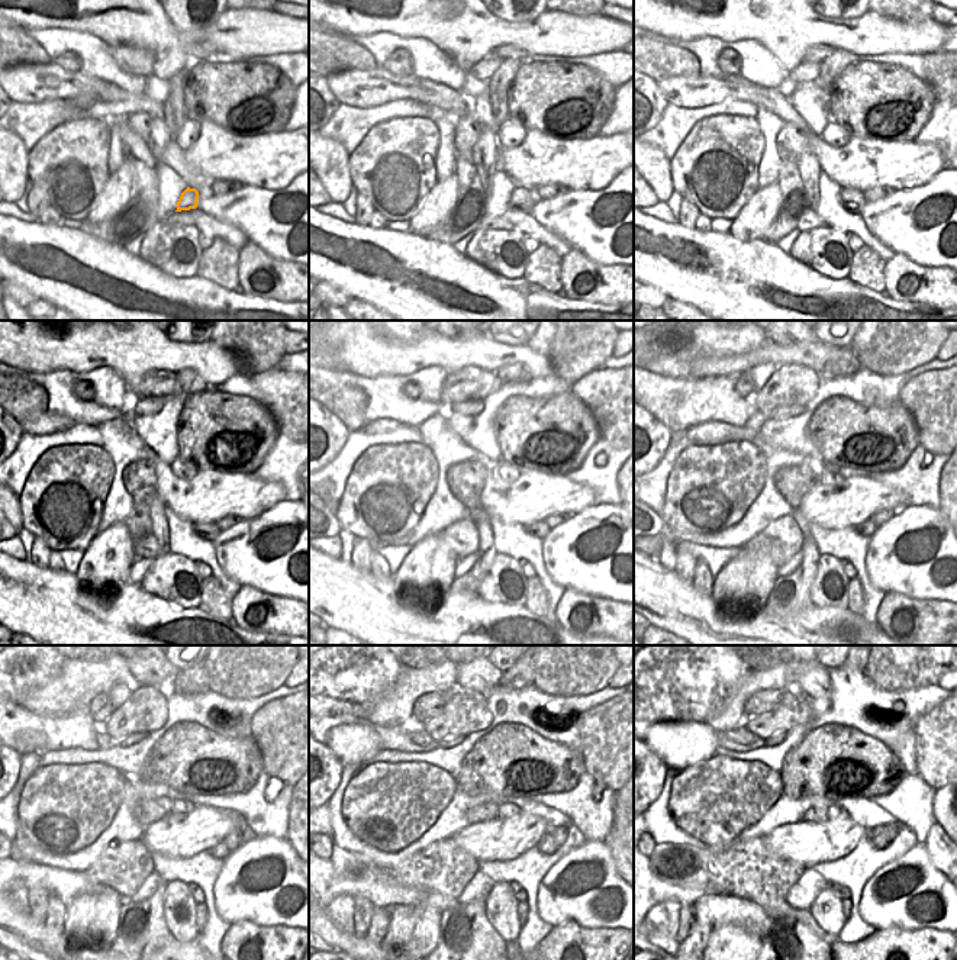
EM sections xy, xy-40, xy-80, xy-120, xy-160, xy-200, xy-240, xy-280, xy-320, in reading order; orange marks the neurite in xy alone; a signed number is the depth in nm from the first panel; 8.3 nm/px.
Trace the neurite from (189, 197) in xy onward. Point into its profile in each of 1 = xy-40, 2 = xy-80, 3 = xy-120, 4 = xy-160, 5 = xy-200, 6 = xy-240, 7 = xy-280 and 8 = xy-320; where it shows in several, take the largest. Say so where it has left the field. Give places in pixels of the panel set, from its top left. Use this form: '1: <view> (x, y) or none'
1: xy-40 (522, 197)
2: xy-80 (853, 200)
3: xy-120 (209, 531)
4: xy-160 (541, 528)
5: xy-200 (866, 528)
6: xy-240 (221, 850)
7: xy-280 (547, 844)
8: xy-320 (879, 837)

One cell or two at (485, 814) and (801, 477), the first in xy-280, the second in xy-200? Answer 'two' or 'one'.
one

